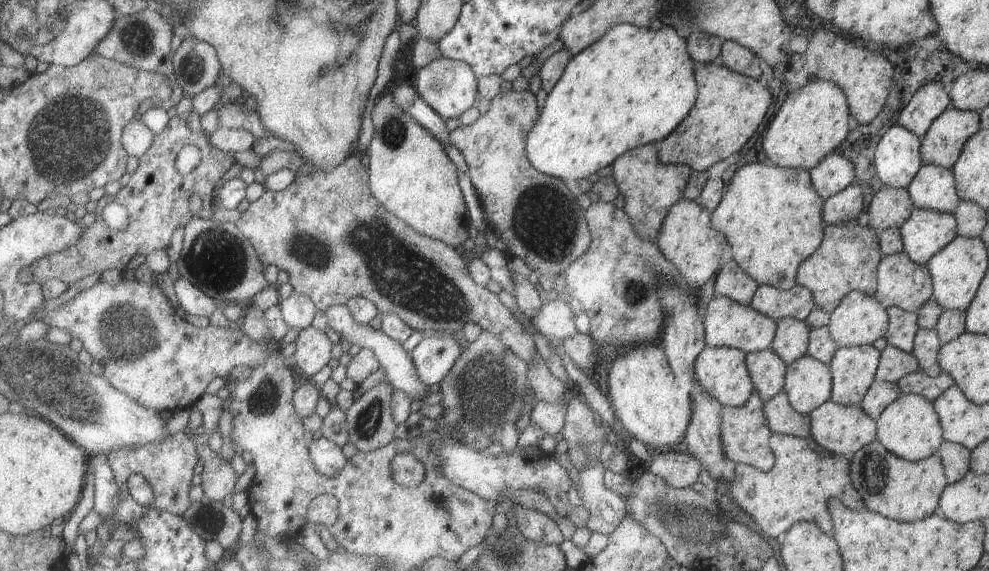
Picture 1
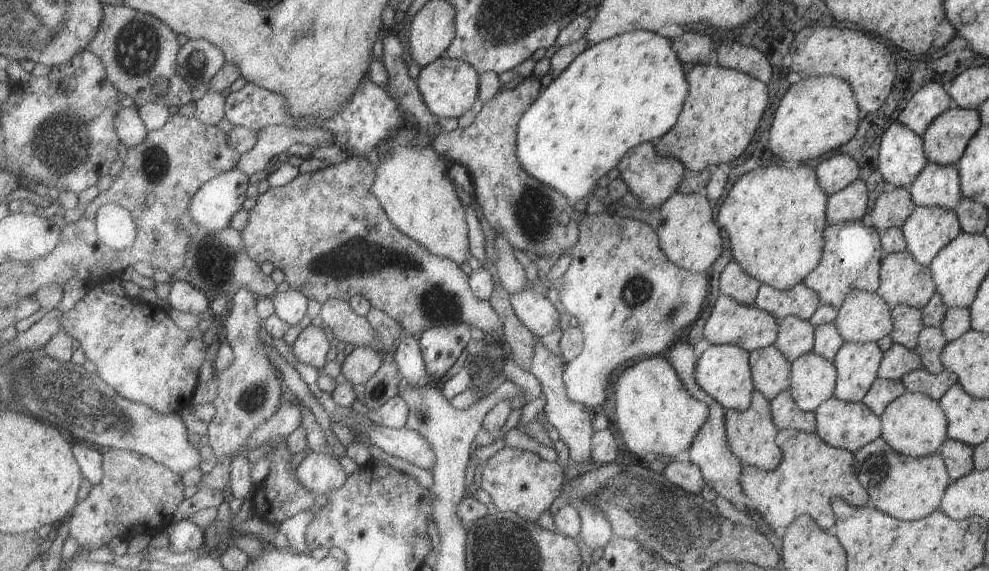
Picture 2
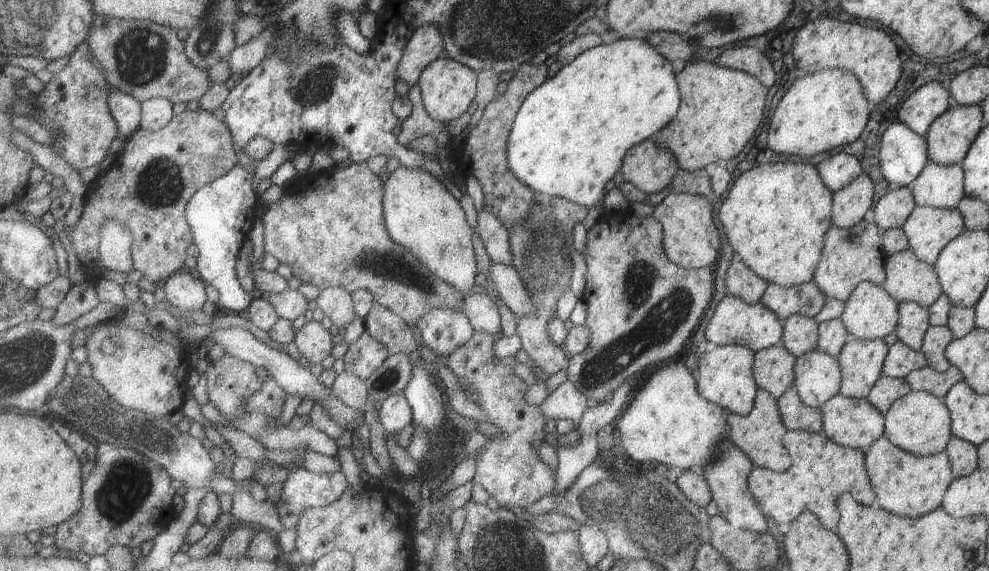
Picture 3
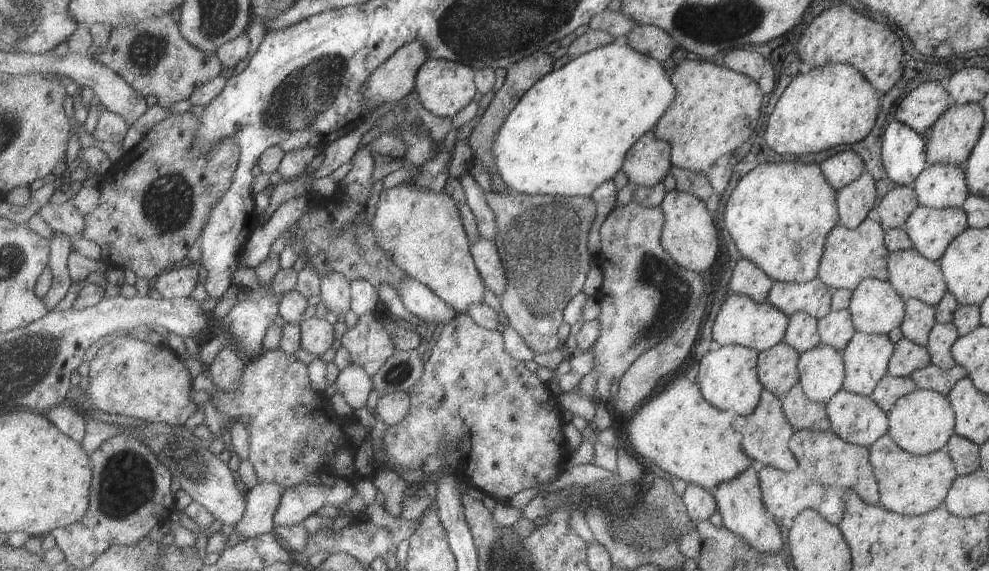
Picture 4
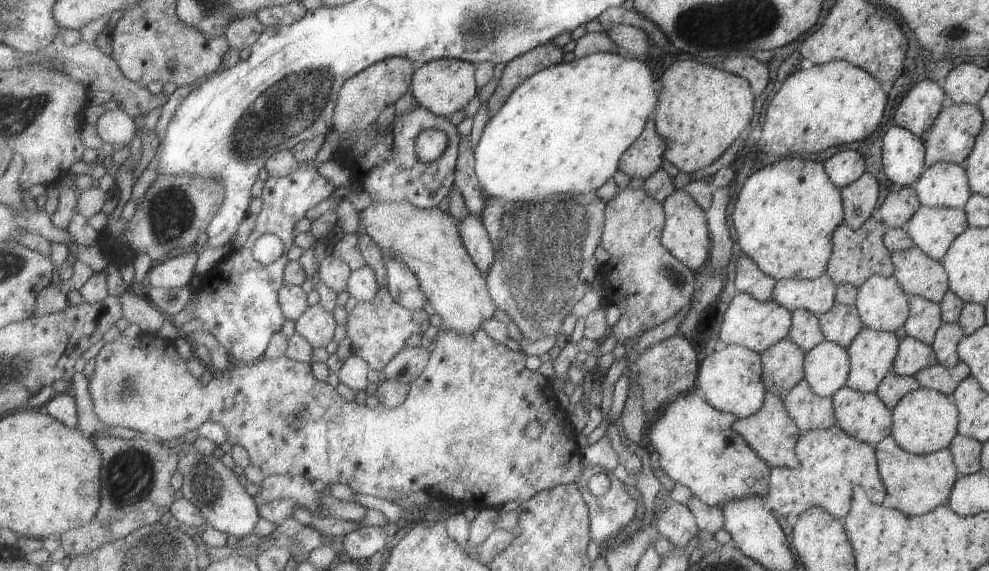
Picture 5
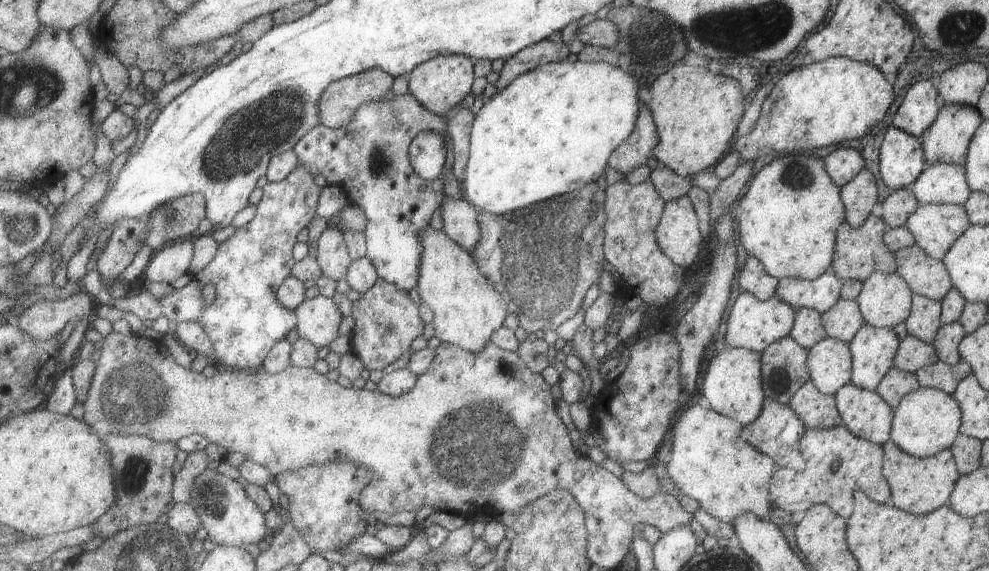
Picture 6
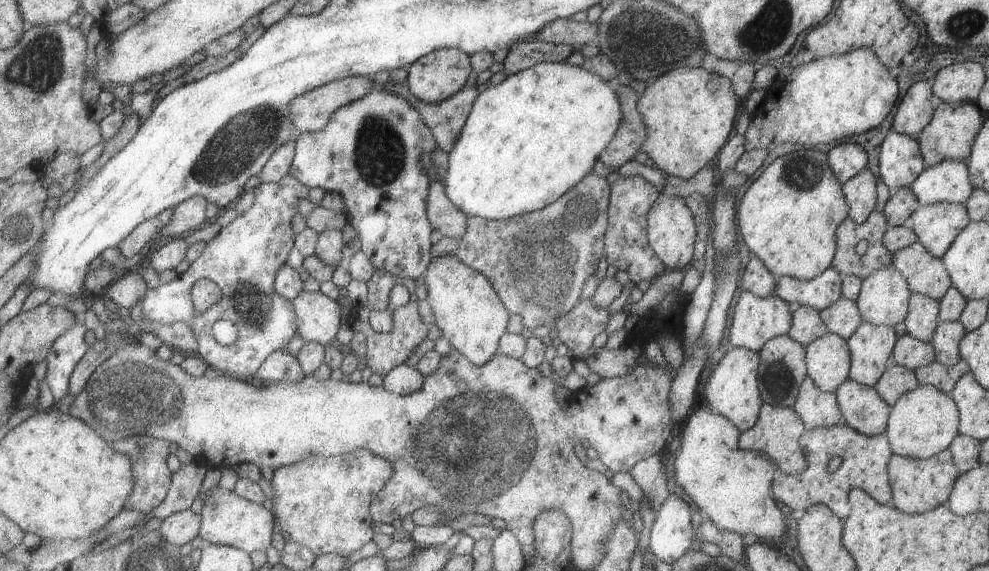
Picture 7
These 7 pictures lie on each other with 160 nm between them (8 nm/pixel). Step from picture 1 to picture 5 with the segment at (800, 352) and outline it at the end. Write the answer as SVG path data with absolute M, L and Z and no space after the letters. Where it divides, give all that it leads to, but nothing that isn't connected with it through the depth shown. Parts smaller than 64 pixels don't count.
M803 309L790 312L788 338L799 345L806 353L824 340L818 325L818 315Z

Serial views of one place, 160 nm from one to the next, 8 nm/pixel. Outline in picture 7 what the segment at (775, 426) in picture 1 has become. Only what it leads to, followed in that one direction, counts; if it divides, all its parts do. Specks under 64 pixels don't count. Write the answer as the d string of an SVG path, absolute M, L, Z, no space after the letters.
M807 376L799 385L792 409L799 415L806 430L843 423L834 391L820 391Z

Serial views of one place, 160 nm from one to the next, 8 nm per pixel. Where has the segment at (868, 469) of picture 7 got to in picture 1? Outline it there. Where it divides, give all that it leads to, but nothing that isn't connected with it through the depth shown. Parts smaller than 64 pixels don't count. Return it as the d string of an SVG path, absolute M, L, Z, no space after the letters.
M772 433L768 444L774 454L774 465L765 472L751 465L736 463L733 484L727 482L726 495L740 510L748 514L763 537L775 538L799 521L815 523L821 532L833 536L833 525L826 508L826 500L833 497L851 510L863 510L859 493L853 488L849 462L844 456L825 451L810 437L801 438Z

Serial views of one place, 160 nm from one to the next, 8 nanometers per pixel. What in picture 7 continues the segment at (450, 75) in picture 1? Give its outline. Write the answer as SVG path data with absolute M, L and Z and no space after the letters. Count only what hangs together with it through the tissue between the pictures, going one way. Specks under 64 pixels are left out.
M458 48L439 49L417 60L407 68L406 83L410 92L417 98L433 105L442 103L462 91L466 87L465 84L467 84L473 70L472 56L470 54Z

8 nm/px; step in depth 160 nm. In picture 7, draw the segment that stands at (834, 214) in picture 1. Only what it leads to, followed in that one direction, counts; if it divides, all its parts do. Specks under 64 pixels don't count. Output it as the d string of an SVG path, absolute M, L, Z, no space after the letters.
M865 168L842 184L843 198L848 206L848 217L858 225L867 220L875 208L875 178Z

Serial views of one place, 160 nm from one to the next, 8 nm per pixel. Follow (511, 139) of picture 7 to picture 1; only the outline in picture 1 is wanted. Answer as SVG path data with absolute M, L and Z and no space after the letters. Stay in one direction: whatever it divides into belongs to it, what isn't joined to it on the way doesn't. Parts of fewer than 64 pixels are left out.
M619 23L572 56L551 92L546 94L542 114L528 133L526 152L530 163L539 172L561 180L586 179L625 151L665 138L687 116L697 96L696 64L689 56L685 40L668 25L650 30Z

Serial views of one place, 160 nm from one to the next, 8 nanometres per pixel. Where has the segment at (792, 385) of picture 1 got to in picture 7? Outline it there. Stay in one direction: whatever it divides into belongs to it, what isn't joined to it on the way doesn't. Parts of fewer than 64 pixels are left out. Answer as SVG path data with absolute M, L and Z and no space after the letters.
M826 332L812 340L804 351L806 376L820 391L834 391L848 378L850 352L844 338Z

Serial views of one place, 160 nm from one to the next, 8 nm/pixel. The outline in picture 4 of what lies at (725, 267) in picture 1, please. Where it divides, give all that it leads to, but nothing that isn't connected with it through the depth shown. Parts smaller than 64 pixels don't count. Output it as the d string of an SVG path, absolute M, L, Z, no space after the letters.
M740 259L733 268L728 288L733 293L748 296L756 303L767 301L771 285L774 283L760 268L750 260Z

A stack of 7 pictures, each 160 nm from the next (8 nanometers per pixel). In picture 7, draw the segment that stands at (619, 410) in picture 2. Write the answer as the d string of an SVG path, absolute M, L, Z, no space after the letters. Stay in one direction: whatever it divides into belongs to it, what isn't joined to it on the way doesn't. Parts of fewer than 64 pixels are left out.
M697 408L679 424L680 446L673 462L674 479L684 495L697 506L703 517L720 529L737 534L754 534L761 541L779 545L785 520L772 497L771 481L777 464L762 452L737 446L738 428L720 414Z

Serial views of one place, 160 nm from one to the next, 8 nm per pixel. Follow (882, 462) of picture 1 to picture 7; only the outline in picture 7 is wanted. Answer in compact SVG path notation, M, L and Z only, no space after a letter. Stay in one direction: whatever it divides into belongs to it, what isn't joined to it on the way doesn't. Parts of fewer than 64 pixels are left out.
M948 449L926 459L914 459L891 455L888 458L887 476L892 492L892 504L898 511L909 514L921 514L946 504L955 479L960 472L955 468L952 454Z

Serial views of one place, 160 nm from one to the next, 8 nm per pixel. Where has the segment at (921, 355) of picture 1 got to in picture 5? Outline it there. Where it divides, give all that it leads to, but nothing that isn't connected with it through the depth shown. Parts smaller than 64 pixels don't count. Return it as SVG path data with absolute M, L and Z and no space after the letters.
M941 323L935 331L930 344L935 353L936 362L945 368L955 366L960 360L956 353L956 344L963 336L961 327L955 323Z

